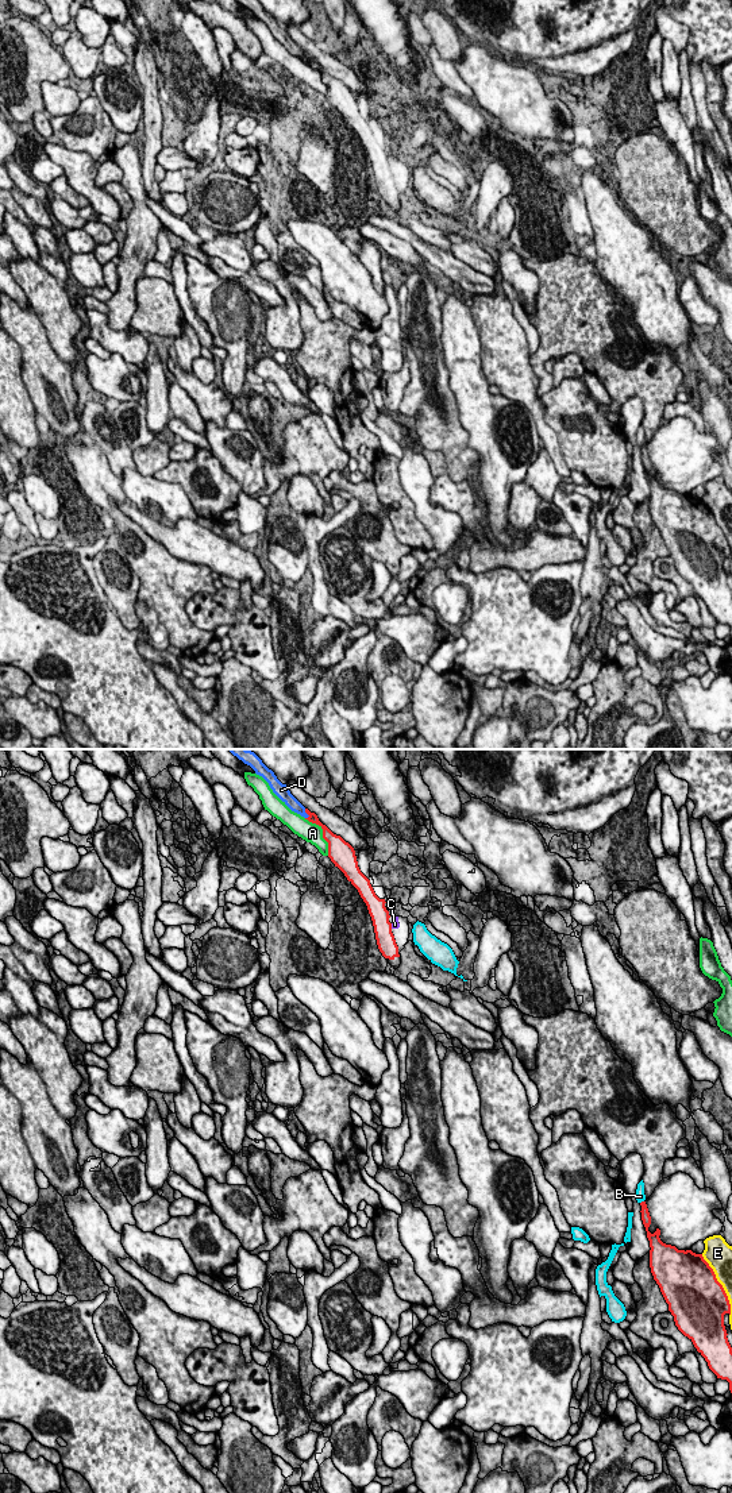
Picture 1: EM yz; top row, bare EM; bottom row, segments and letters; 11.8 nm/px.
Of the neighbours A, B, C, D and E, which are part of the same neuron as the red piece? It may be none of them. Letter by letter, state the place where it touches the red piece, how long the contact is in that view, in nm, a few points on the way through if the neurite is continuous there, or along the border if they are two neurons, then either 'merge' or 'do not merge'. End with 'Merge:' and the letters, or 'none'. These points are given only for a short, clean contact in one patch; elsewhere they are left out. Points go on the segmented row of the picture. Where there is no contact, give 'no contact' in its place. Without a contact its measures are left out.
A: yz (323, 833) | 550 nm | do not merge
B: yz (642, 1202) | 60 nm | do not merge
C: yz (390, 926) | 70 nm | across yz (380, 915), (390, 926), (395, 925) | merge
D: yz (307, 813) | 130 nm | do not merge
E: yz (721, 1285) | 800 nm | do not merge
Merge: C

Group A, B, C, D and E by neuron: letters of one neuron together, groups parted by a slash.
A / B / C / D / E

